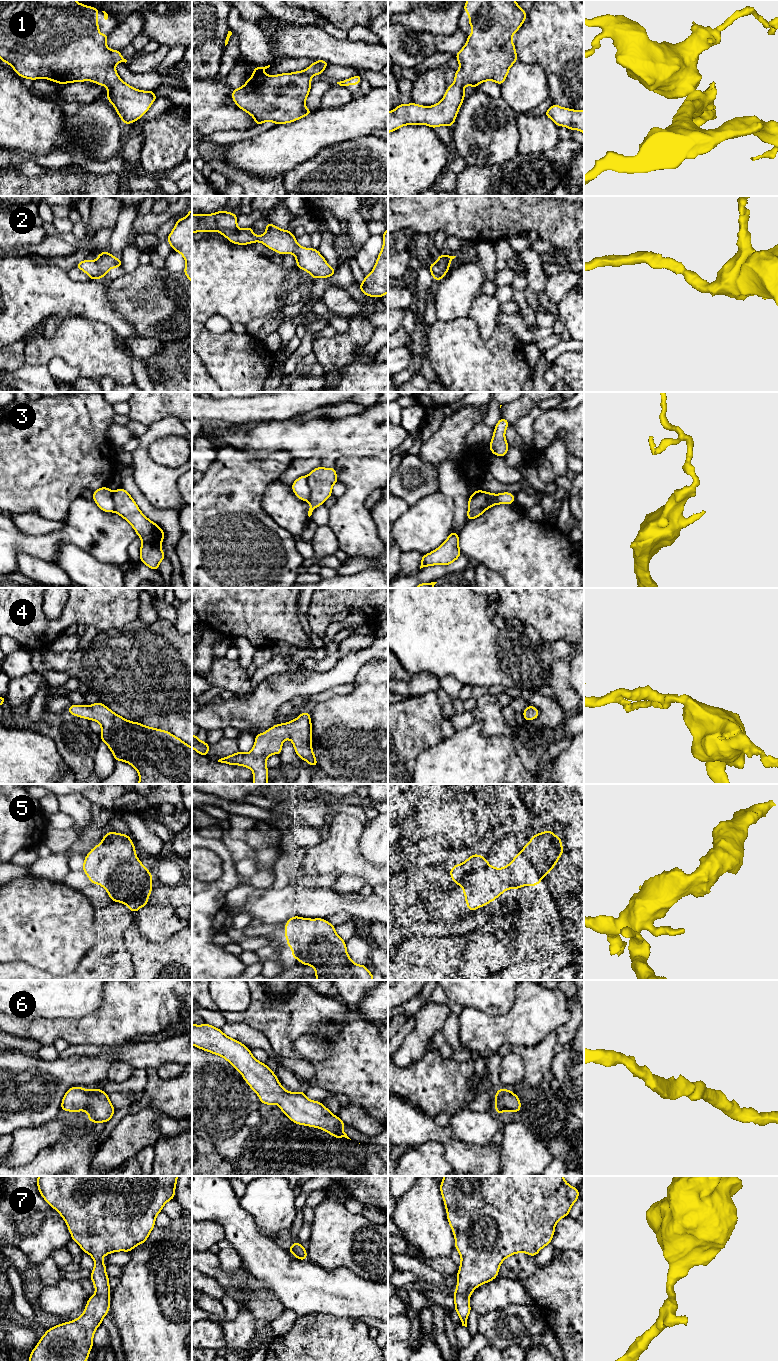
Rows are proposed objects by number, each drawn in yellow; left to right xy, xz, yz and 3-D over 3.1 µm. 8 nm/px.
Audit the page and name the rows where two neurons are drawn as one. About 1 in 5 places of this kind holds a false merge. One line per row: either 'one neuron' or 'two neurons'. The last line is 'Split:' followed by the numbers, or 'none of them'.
1: one neuron
2: one neuron
3: two neurons
4: one neuron
5: one neuron
6: one neuron
7: one neuron
Split: 3

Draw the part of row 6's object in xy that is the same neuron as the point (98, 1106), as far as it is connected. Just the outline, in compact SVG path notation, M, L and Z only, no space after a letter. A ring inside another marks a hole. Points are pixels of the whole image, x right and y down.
M77 1086L71 1087L65 1093L61 1111L86 1111L88 1120L92 1123L107 1123L116 1112L108 1094L100 1088L88 1090Z

